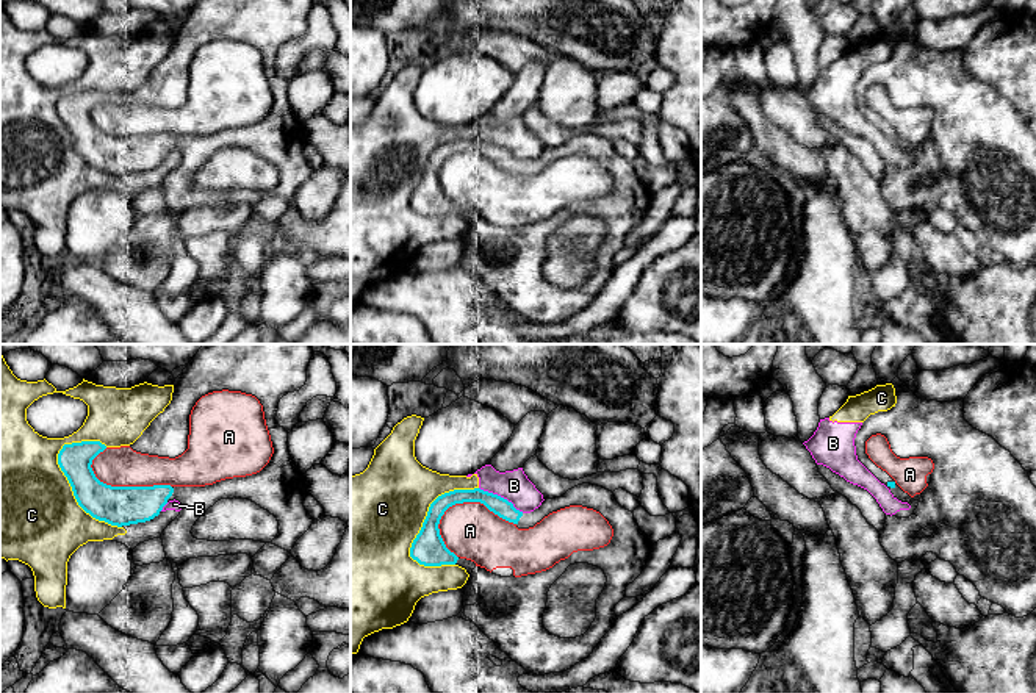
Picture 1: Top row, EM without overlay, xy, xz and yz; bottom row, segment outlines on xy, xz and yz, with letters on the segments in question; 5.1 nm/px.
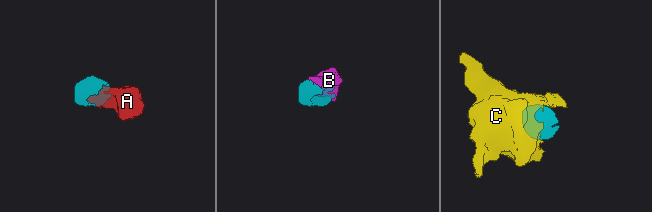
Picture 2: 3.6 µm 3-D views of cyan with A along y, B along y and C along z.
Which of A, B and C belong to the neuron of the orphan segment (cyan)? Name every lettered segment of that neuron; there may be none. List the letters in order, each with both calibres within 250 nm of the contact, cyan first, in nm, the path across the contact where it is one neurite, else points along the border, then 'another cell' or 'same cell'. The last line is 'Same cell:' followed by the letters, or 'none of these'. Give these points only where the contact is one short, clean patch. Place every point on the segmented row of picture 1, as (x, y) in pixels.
A: 90/280 nm | another cell
B: 90/160 nm | another cell
C: 200/500 nm | another cell
Same cell: none of these

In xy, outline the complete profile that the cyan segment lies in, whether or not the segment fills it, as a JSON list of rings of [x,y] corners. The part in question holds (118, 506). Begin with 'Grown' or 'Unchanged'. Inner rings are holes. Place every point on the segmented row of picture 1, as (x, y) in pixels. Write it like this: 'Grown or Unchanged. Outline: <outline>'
Grown. Outline: [[[205,344],[186,364],[174,382],[171,404],[160,413],[142,435],[130,444],[141,454],[175,458],[188,449],[189,415],[196,402],[213,391],[241,391],[255,396],[263,405],[266,425],[274,454],[269,463],[257,474],[233,477],[205,487],[111,487],[100,482],[91,465],[106,449],[100,441],[64,444],[58,454],[58,465],[67,477],[78,505],[99,521],[111,526],[146,522],[160,515],[169,501],[182,504],[180,515],[163,530],[161,540],[166,558],[182,565],[189,558],[247,554],[254,557],[266,543],[254,540],[208,541],[197,540],[191,530],[196,521],[221,499],[249,499],[268,510],[279,521],[279,533],[272,544],[291,552],[296,541],[310,529],[313,518],[304,507],[307,485],[288,451],[288,432],[275,421],[279,402],[288,393],[299,391],[307,382],[307,368],[313,357],[310,344]]]

